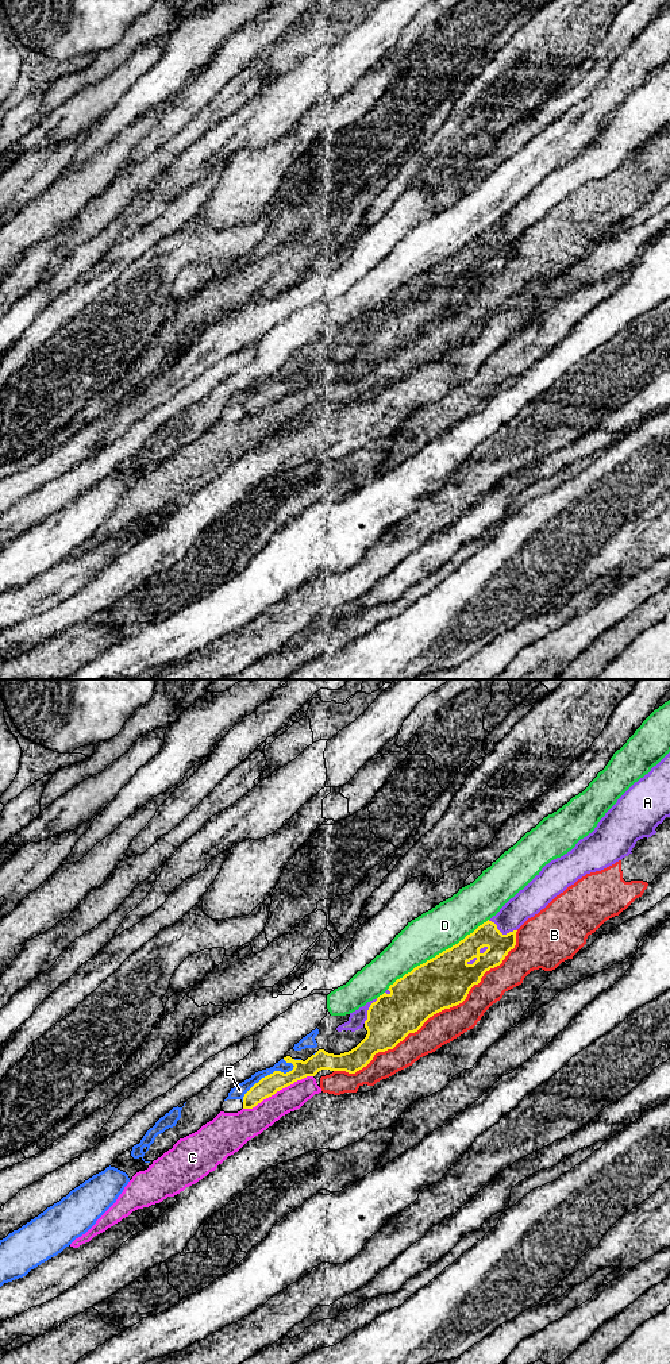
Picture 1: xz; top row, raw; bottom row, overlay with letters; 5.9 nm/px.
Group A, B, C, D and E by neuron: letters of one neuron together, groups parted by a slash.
A E / B C / D

